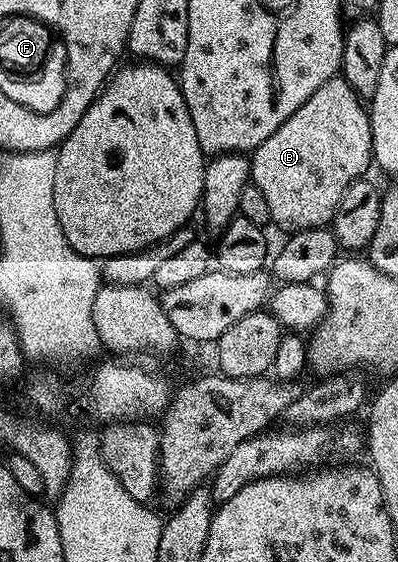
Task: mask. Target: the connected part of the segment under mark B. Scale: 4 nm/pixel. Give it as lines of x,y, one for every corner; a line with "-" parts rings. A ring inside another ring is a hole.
340,76
328,78
259,148
252,151
249,163
249,176
252,185
263,192
267,205
273,217
272,225
278,226
284,232
306,230
307,228
328,227
333,221
335,212
343,200
343,192
352,182
358,181
361,174
373,162
373,145
371,144
371,124
366,103
347,84
347,80

